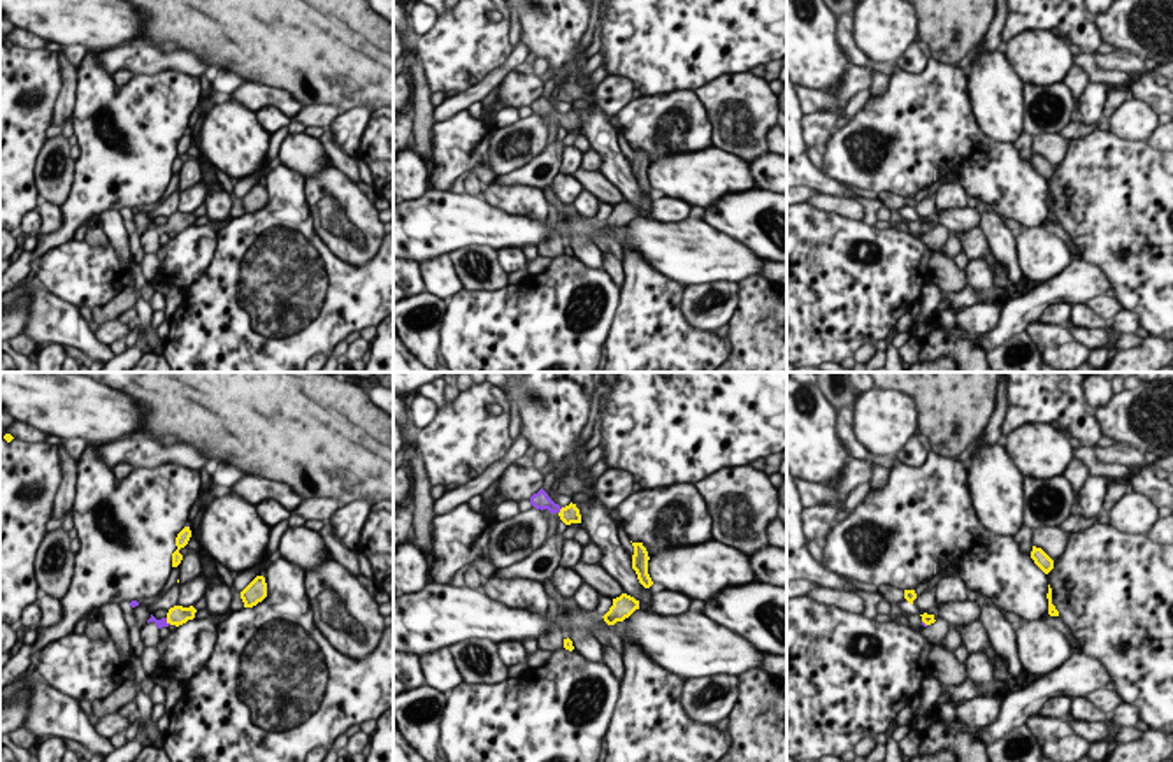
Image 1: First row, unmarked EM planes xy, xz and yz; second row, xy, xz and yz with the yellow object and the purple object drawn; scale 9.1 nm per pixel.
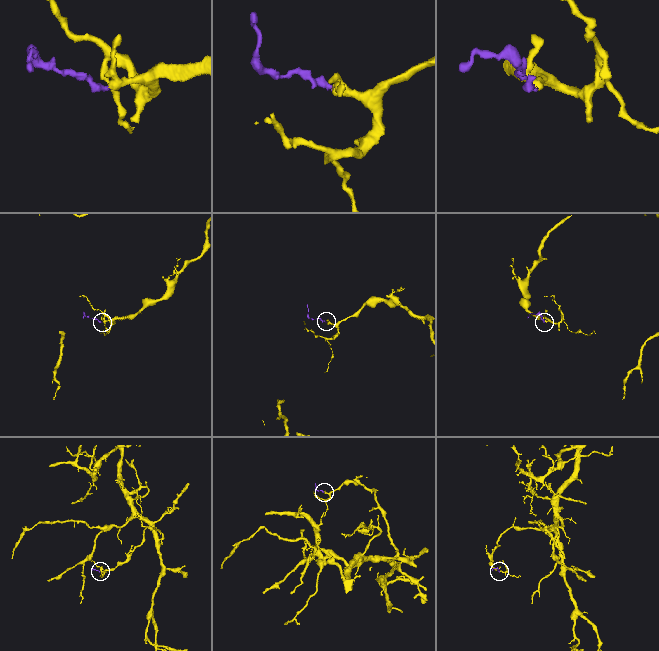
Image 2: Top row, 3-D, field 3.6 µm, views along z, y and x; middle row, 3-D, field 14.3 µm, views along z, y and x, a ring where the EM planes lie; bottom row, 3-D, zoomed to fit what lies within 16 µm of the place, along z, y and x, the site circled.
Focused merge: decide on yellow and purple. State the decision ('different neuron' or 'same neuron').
same neuron

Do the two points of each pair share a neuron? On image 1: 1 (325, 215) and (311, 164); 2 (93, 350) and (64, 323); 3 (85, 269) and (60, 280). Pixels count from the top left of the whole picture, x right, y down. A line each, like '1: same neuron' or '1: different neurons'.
1: different neurons
2: same neuron
3: same neuron

